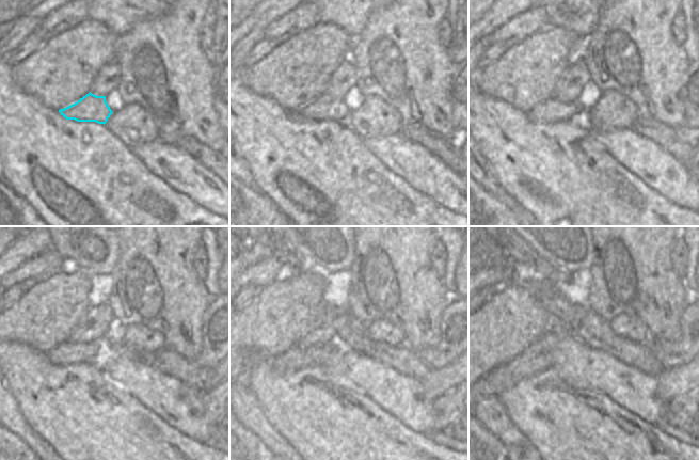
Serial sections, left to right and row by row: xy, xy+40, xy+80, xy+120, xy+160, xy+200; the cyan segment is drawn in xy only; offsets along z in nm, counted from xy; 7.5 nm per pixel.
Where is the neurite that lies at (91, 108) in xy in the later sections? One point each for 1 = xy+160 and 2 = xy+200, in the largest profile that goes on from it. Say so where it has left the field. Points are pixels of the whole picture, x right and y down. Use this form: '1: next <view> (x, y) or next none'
1: next xy+160 (295, 359)
2: next xy+200 (528, 363)

